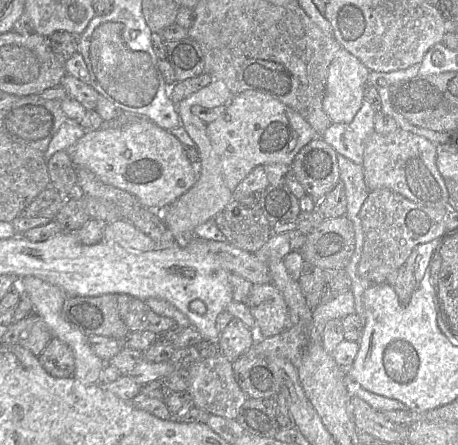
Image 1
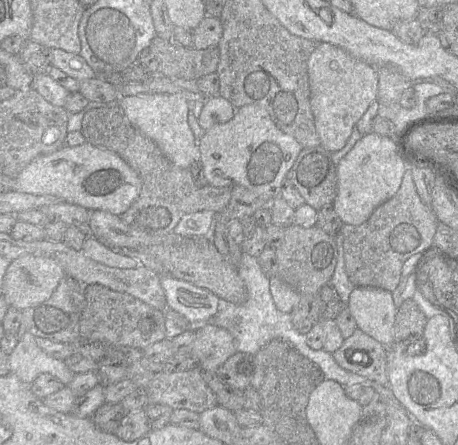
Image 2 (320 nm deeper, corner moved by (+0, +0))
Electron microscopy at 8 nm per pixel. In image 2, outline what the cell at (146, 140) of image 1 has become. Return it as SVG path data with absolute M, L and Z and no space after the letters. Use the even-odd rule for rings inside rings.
M83 143L34 158L13 179L13 191L35 195L53 195L60 201L82 206L89 211L104 210L120 216L137 199L141 180L115 152Z

